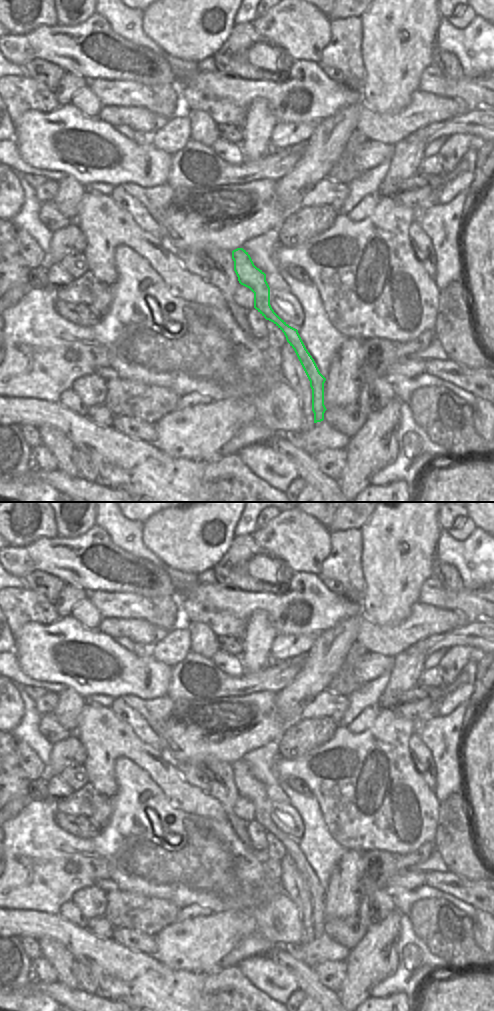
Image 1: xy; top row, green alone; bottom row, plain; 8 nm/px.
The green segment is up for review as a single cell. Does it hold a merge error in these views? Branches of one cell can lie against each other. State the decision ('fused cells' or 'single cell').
single cell

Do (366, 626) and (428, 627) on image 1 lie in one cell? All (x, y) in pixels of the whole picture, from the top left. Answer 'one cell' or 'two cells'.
one cell

